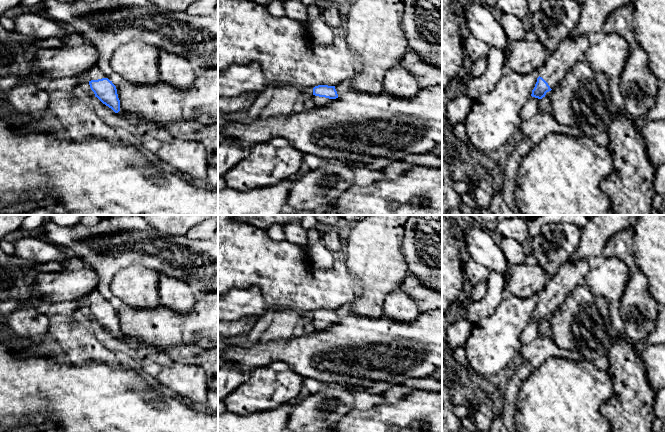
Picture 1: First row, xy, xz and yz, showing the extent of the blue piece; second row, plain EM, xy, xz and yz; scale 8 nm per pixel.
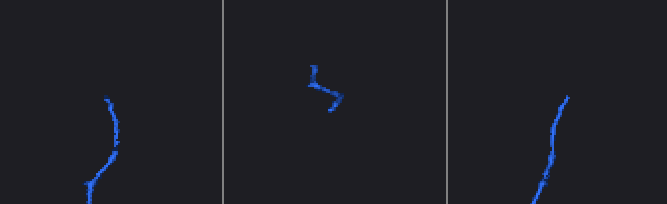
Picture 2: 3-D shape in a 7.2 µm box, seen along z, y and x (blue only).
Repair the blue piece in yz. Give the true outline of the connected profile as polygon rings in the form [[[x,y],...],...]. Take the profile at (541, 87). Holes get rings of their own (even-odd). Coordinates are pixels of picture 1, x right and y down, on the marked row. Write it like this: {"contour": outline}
{"contour": [[[587,35],[566,38],[548,58],[547,63],[539,69],[539,77],[532,90],[532,97],[542,99],[565,76],[567,71],[584,58],[589,45]]]}

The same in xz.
{"contour": [[[318,85],[313,88],[313,99],[316,107],[325,106],[338,98],[335,86]]]}

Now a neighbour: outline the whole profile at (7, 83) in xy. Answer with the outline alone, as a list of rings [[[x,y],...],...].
[[[9,75],[0,78],[0,106],[7,100],[7,94],[20,83],[21,78],[18,75]]]

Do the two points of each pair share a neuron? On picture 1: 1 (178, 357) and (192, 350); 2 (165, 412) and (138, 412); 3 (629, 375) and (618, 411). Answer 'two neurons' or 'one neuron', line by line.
1: one neuron
2: one neuron
3: one neuron

